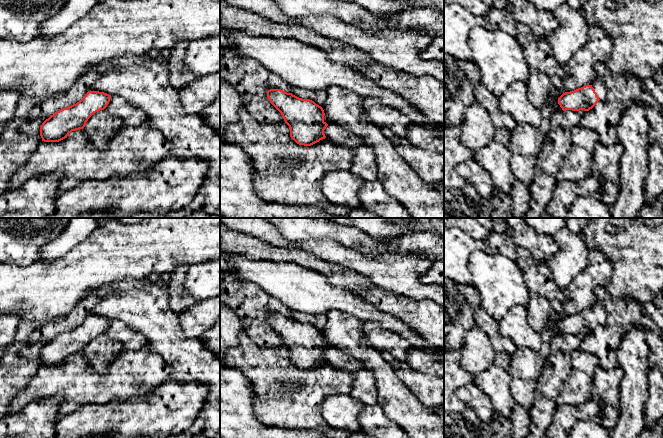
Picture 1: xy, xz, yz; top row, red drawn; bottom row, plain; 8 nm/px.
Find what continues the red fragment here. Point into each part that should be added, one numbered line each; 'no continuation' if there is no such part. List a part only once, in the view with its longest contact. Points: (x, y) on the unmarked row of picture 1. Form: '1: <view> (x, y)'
1: yz (598, 308)

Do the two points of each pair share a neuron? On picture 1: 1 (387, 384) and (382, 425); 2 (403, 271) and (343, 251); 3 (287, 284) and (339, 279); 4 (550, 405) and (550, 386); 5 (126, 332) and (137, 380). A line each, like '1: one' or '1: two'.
1: two
2: one
3: two
4: one
5: two

